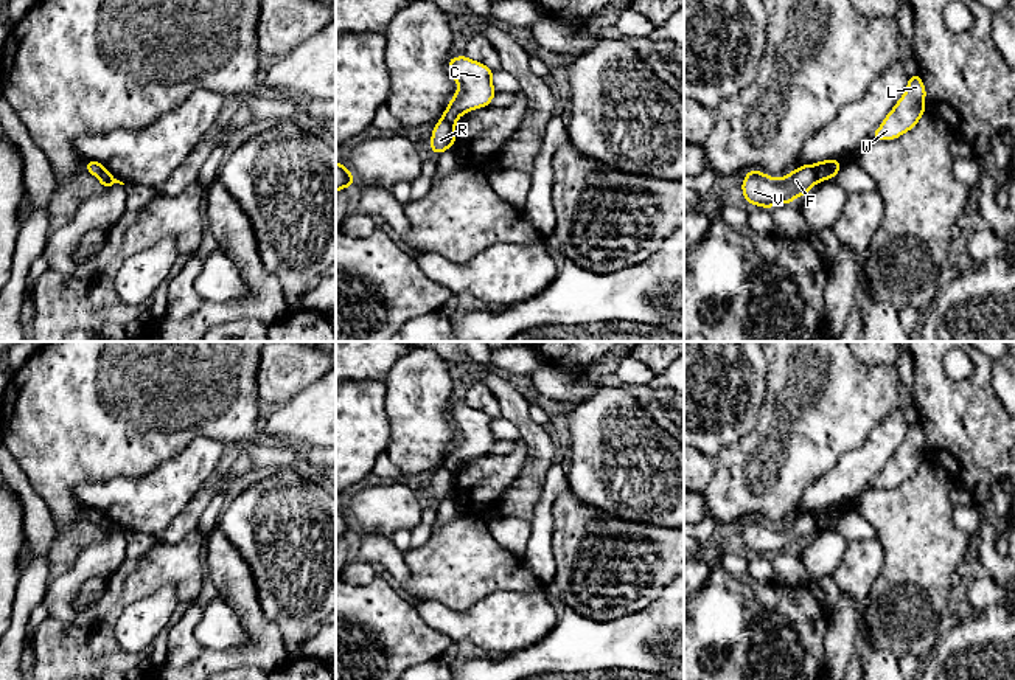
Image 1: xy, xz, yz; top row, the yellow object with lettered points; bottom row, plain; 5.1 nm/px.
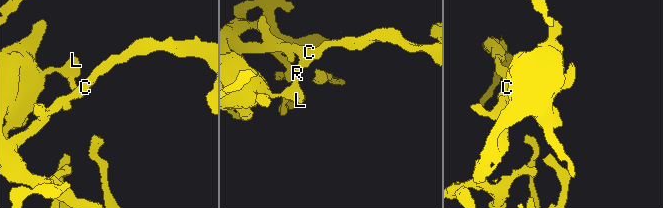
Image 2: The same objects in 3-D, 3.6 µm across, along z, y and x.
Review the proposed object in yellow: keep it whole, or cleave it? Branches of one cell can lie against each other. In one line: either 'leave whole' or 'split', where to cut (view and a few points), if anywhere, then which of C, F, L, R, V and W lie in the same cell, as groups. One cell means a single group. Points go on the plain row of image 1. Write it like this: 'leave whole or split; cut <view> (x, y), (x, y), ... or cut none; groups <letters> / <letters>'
split; cut yz (810, 514), (818, 528); groups C F V / L R W

